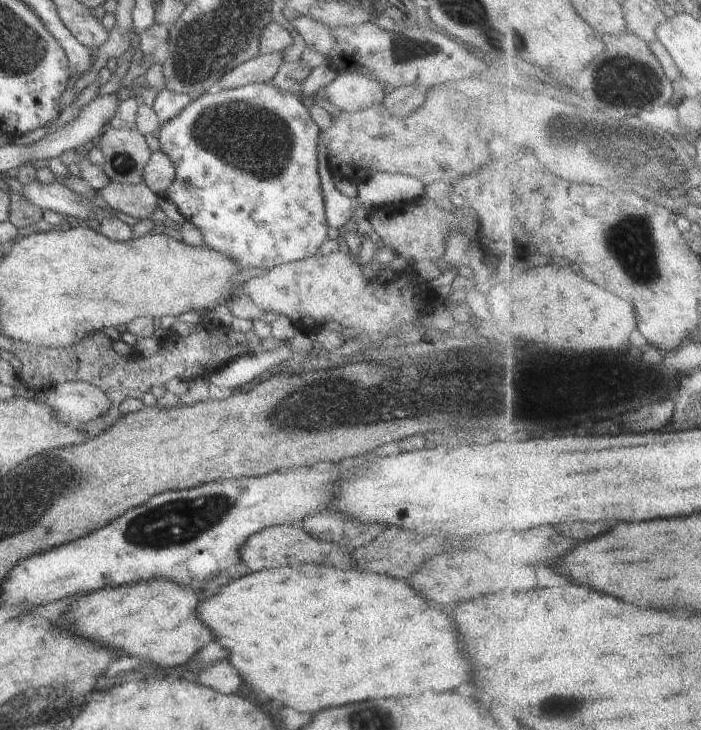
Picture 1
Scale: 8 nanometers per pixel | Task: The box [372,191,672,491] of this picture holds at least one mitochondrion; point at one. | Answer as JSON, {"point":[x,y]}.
{"point":[634,387]}

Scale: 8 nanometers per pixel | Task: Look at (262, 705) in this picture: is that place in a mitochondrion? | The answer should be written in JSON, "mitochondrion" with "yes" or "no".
{"mitochondrion":"no"}

